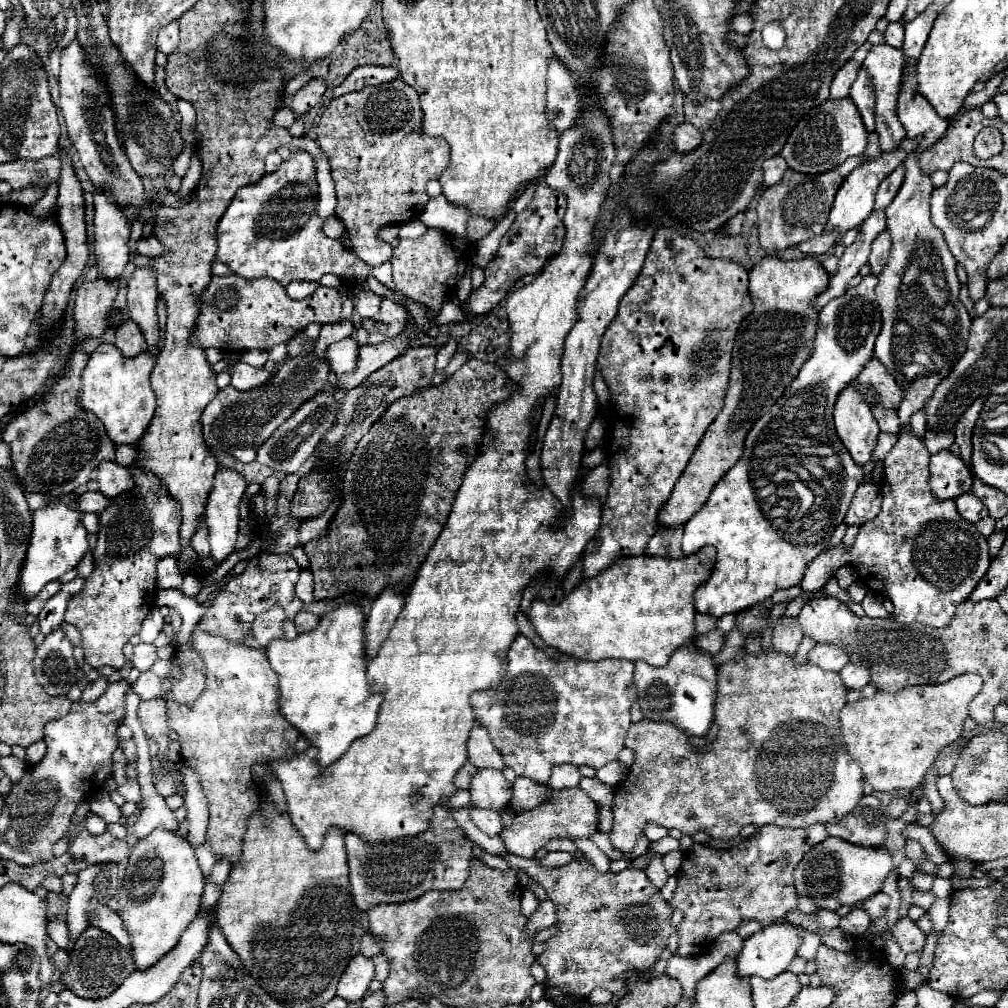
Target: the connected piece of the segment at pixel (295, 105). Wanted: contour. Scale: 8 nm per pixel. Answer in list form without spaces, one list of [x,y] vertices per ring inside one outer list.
[[[312,79],[306,87],[302,87],[294,97],[292,97],[292,103],[290,103],[290,109],[294,113],[306,113],[310,111],[318,101],[320,97],[324,95],[326,91],[326,83],[320,81],[320,79]]]

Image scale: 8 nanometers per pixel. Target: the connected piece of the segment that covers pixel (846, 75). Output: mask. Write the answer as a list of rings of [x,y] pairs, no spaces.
[[[852,59],[838,69],[838,73],[834,75],[832,85],[830,85],[830,97],[832,97],[832,99],[848,97],[850,85],[854,83],[858,69],[860,69],[860,63],[856,63],[856,61],[852,61]]]

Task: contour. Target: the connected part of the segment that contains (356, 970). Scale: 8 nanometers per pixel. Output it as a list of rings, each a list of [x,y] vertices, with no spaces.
[[[358,953],[356,957],[352,957],[346,971],[342,973],[336,993],[346,1001],[360,1001],[368,993],[372,977],[374,977],[374,963]]]

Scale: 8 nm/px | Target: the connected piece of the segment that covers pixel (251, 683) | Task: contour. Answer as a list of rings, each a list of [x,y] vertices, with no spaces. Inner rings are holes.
[[[200,627],[194,629],[190,643],[198,657],[206,665],[206,689],[194,699],[192,703],[178,703],[168,699],[168,693],[172,689],[172,683],[168,677],[156,677],[152,671],[140,673],[140,677],[134,681],[132,689],[140,699],[164,699],[168,705],[168,725],[174,729],[180,739],[182,747],[182,759],[194,767],[200,775],[200,783],[204,789],[204,795],[210,805],[210,821],[208,821],[208,831],[206,831],[206,843],[212,847],[212,851],[220,857],[230,859],[230,863],[236,863],[236,857],[240,855],[242,847],[242,837],[246,833],[246,821],[248,817],[258,809],[260,803],[260,793],[258,785],[252,779],[250,765],[254,761],[272,761],[278,757],[286,757],[294,753],[294,745],[300,737],[300,731],[290,725],[284,715],[280,713],[280,689],[278,689],[278,675],[270,667],[264,649],[258,647],[248,647],[248,645],[236,645],[230,643],[228,639],[202,631]]]

